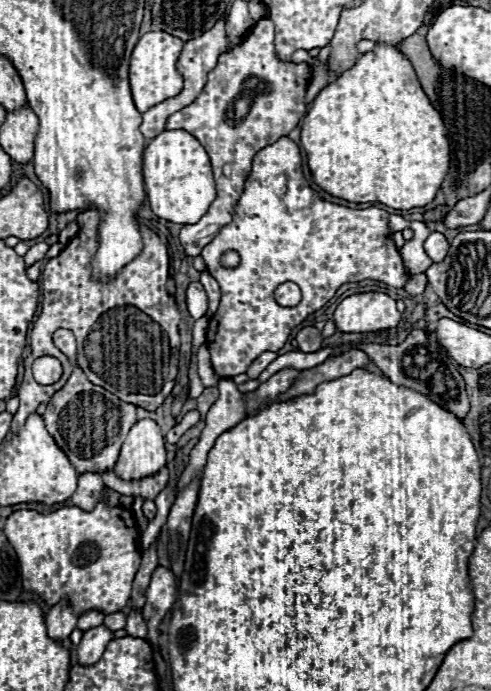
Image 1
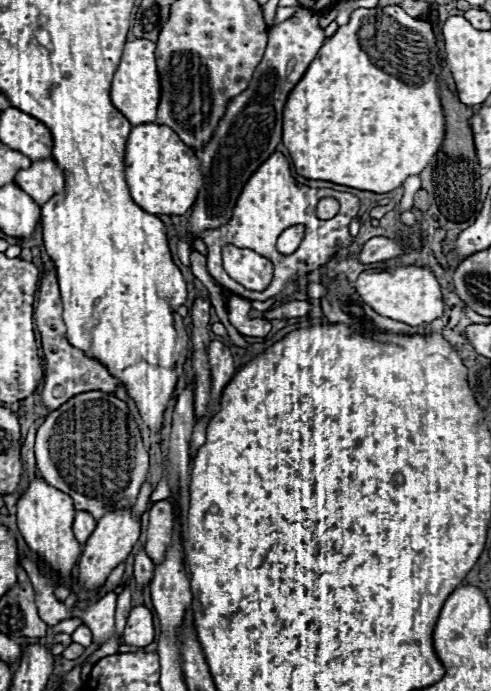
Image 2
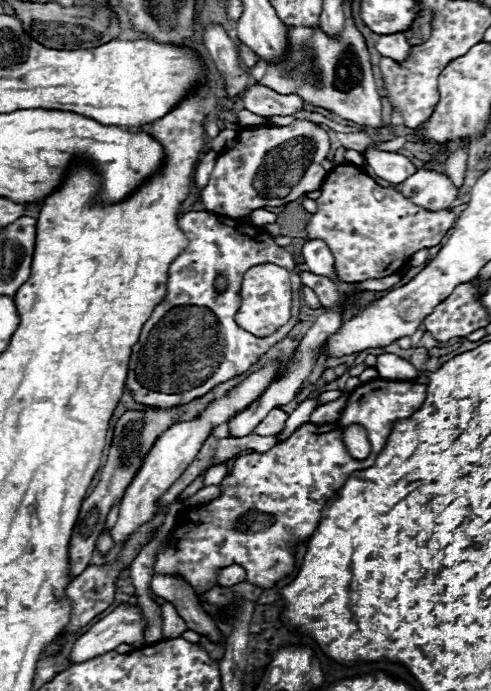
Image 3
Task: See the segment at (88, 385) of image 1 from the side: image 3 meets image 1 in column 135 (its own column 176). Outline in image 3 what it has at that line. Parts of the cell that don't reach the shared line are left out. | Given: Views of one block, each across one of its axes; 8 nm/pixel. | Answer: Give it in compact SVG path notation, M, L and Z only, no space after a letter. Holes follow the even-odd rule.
M172 406L172 408L150 408L150 410L144 410L144 412L136 412L136 410L128 410L124 412L116 426L114 426L114 436L112 436L112 442L110 442L110 450L108 450L108 458L106 458L106 464L104 468L100 470L100 480L98 484L94 486L94 490L90 492L90 496L84 498L82 502L82 508L80 508L80 516L78 516L78 522L76 522L76 528L74 528L74 534L72 534L72 540L70 540L70 572L72 576L78 576L82 574L88 564L90 564L90 558L92 558L92 552L96 548L96 538L102 530L102 524L110 512L110 508L122 500L126 488L132 484L136 472L142 468L144 464L144 458L148 456L150 448L154 446L154 442L168 430L172 428L174 424L182 422L182 406Z

